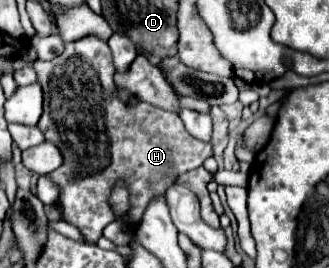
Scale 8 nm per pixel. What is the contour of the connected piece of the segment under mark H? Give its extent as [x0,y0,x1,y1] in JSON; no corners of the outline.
[34,36,212,242]

